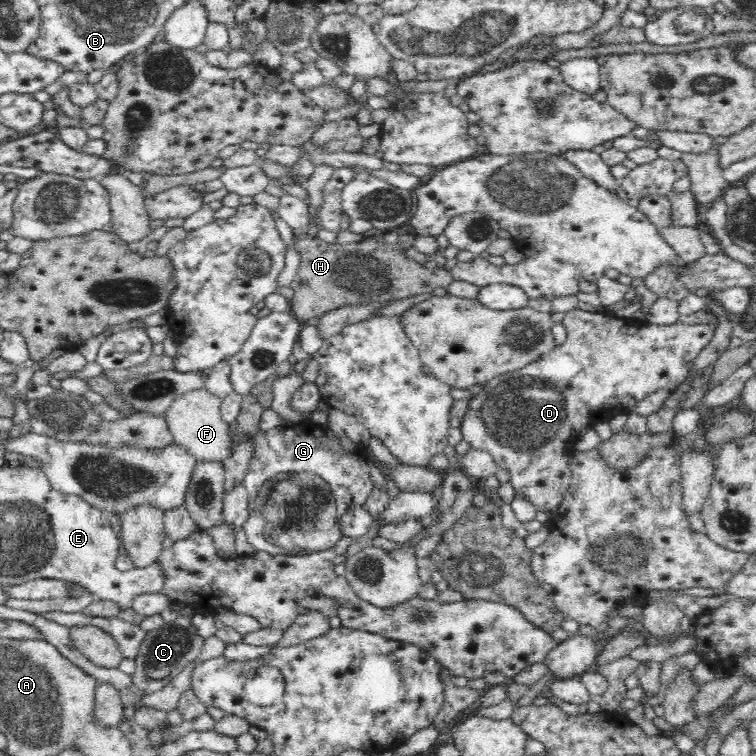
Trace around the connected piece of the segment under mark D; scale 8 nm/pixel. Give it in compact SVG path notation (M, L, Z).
M576 308L566 313L563 319L563 324L567 328L566 340L558 345L552 352L543 354L539 359L532 361L530 364L519 368L511 373L499 375L492 378L491 381L482 384L482 390L478 394L472 396L469 400L468 412L464 415L461 422L461 433L463 440L472 445L472 449L486 450L493 456L497 470L506 469L509 474L509 481L511 482L516 493L522 493L540 512L553 511L561 505L564 500L564 495L569 491L571 485L571 466L570 461L572 454L575 451L577 434L587 425L596 425L599 421L609 421L612 417L618 416L630 408L635 407L638 402L644 400L648 394L658 392L659 390L666 390L669 393L674 392L683 384L690 374L690 370L694 368L694 360L700 356L700 352L712 342L714 330L702 330L708 328L708 324L682 324L680 321L672 323L671 325L657 325L649 323L647 320L617 318L615 315L608 312L594 313L584 312Z

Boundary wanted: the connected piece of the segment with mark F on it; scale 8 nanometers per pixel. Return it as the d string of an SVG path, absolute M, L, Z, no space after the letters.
M208 389L188 391L174 399L172 406L165 411L165 420L173 434L173 442L190 453L197 463L222 463L232 456L237 441L234 426L223 421L221 413L222 399Z

